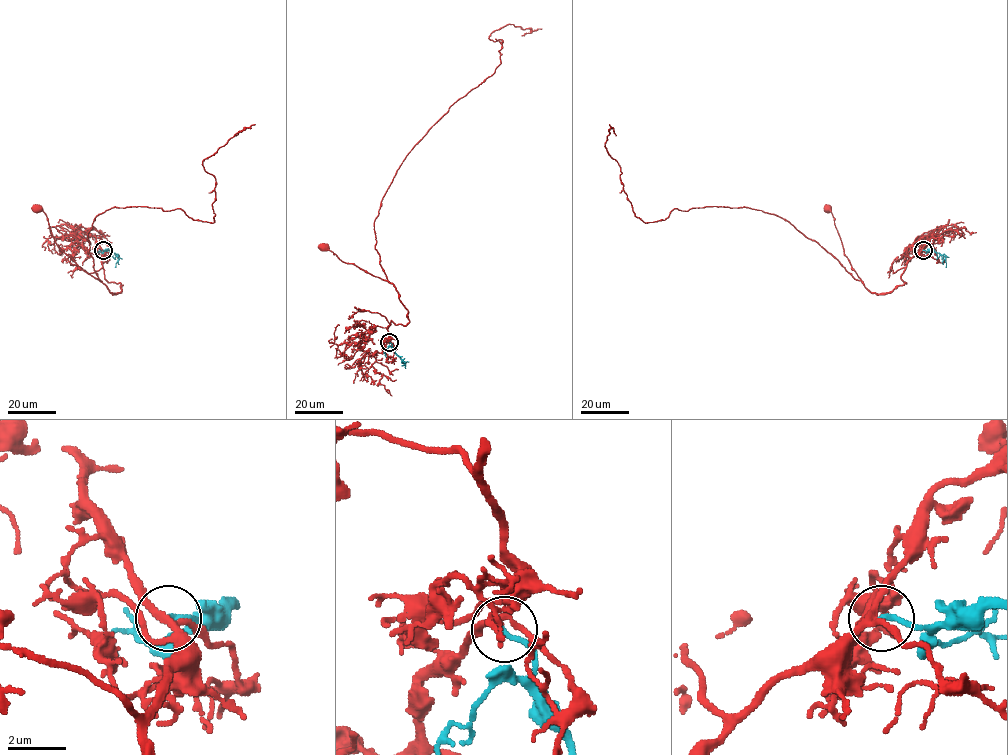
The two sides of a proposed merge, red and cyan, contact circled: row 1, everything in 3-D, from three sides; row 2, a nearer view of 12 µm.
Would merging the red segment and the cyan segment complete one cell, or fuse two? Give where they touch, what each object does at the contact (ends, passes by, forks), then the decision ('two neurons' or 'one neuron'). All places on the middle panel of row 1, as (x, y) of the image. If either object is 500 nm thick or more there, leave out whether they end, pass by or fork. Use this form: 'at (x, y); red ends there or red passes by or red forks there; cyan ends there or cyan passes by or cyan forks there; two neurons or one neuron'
at (389, 342); red forks there; cyan ends there; one neuron

